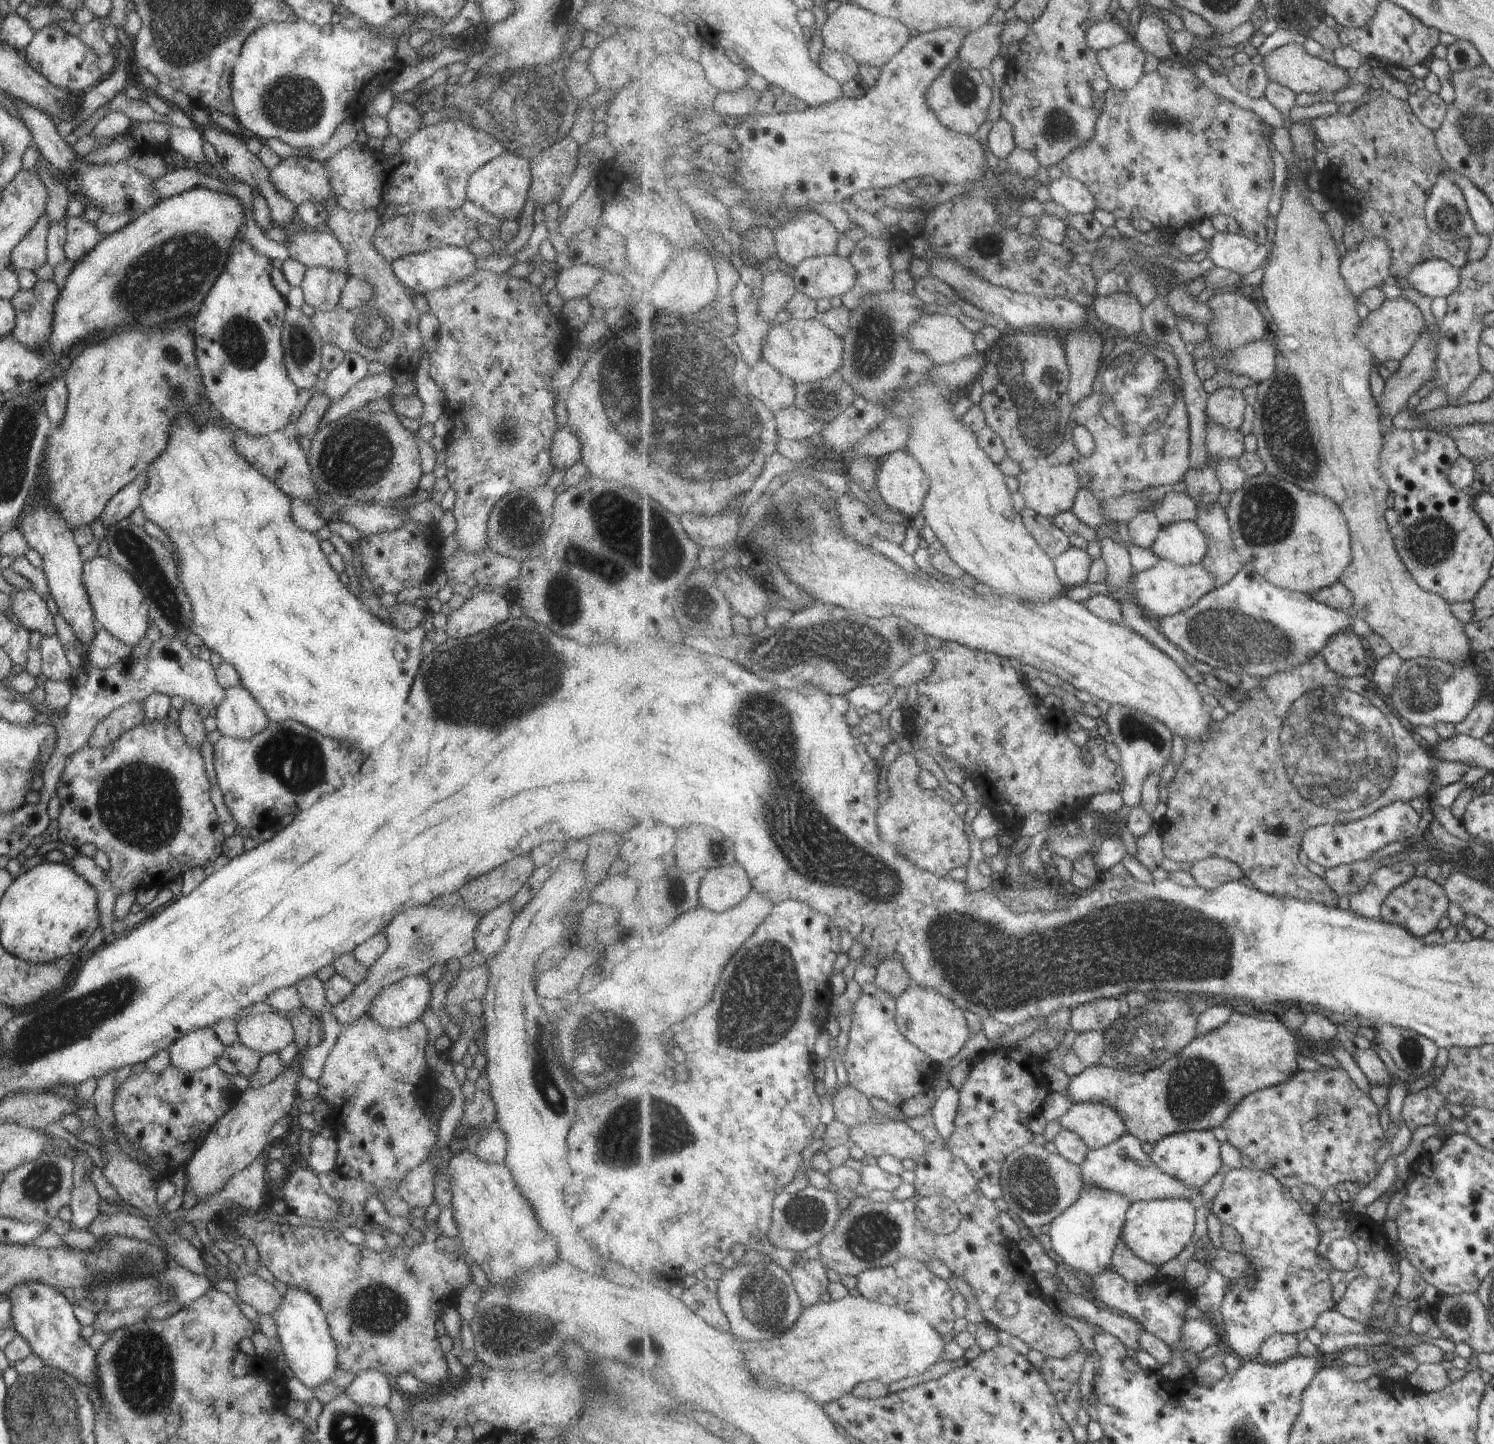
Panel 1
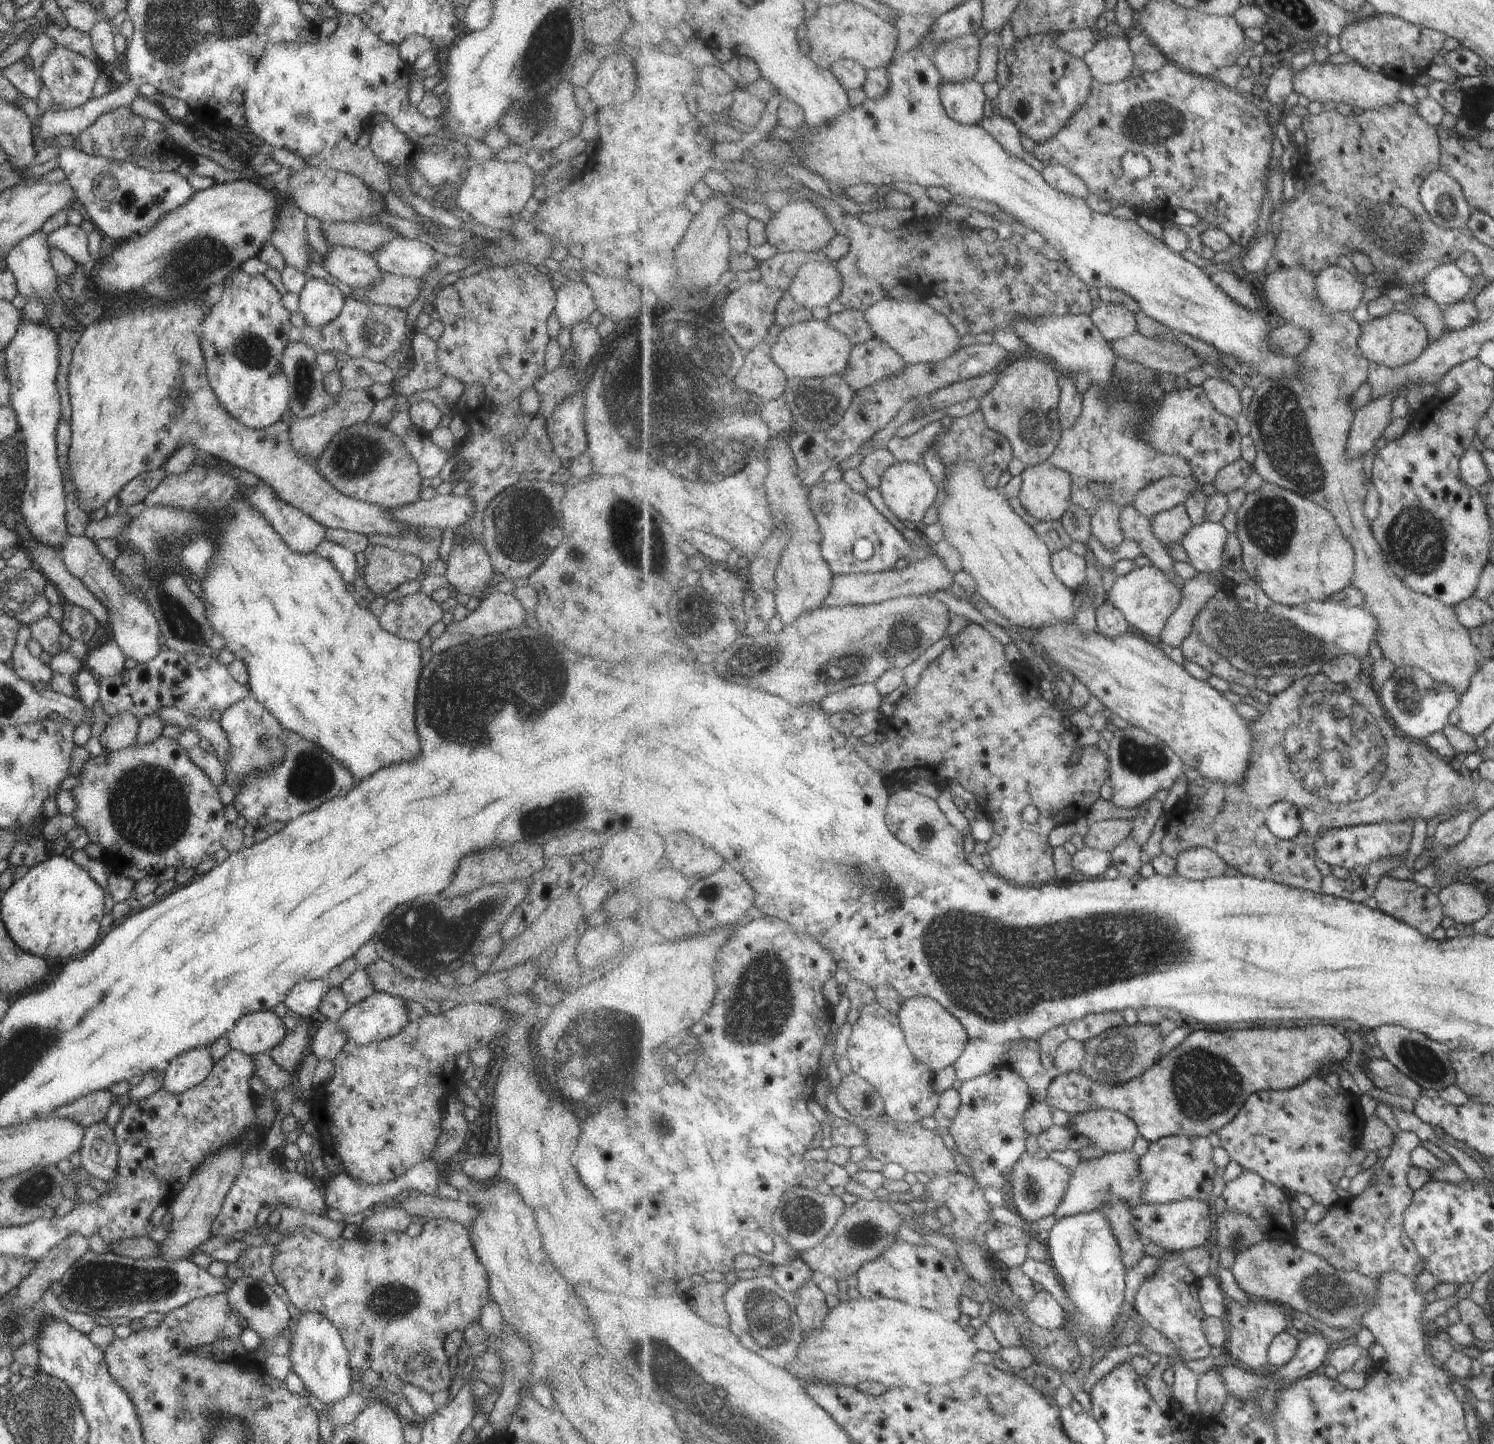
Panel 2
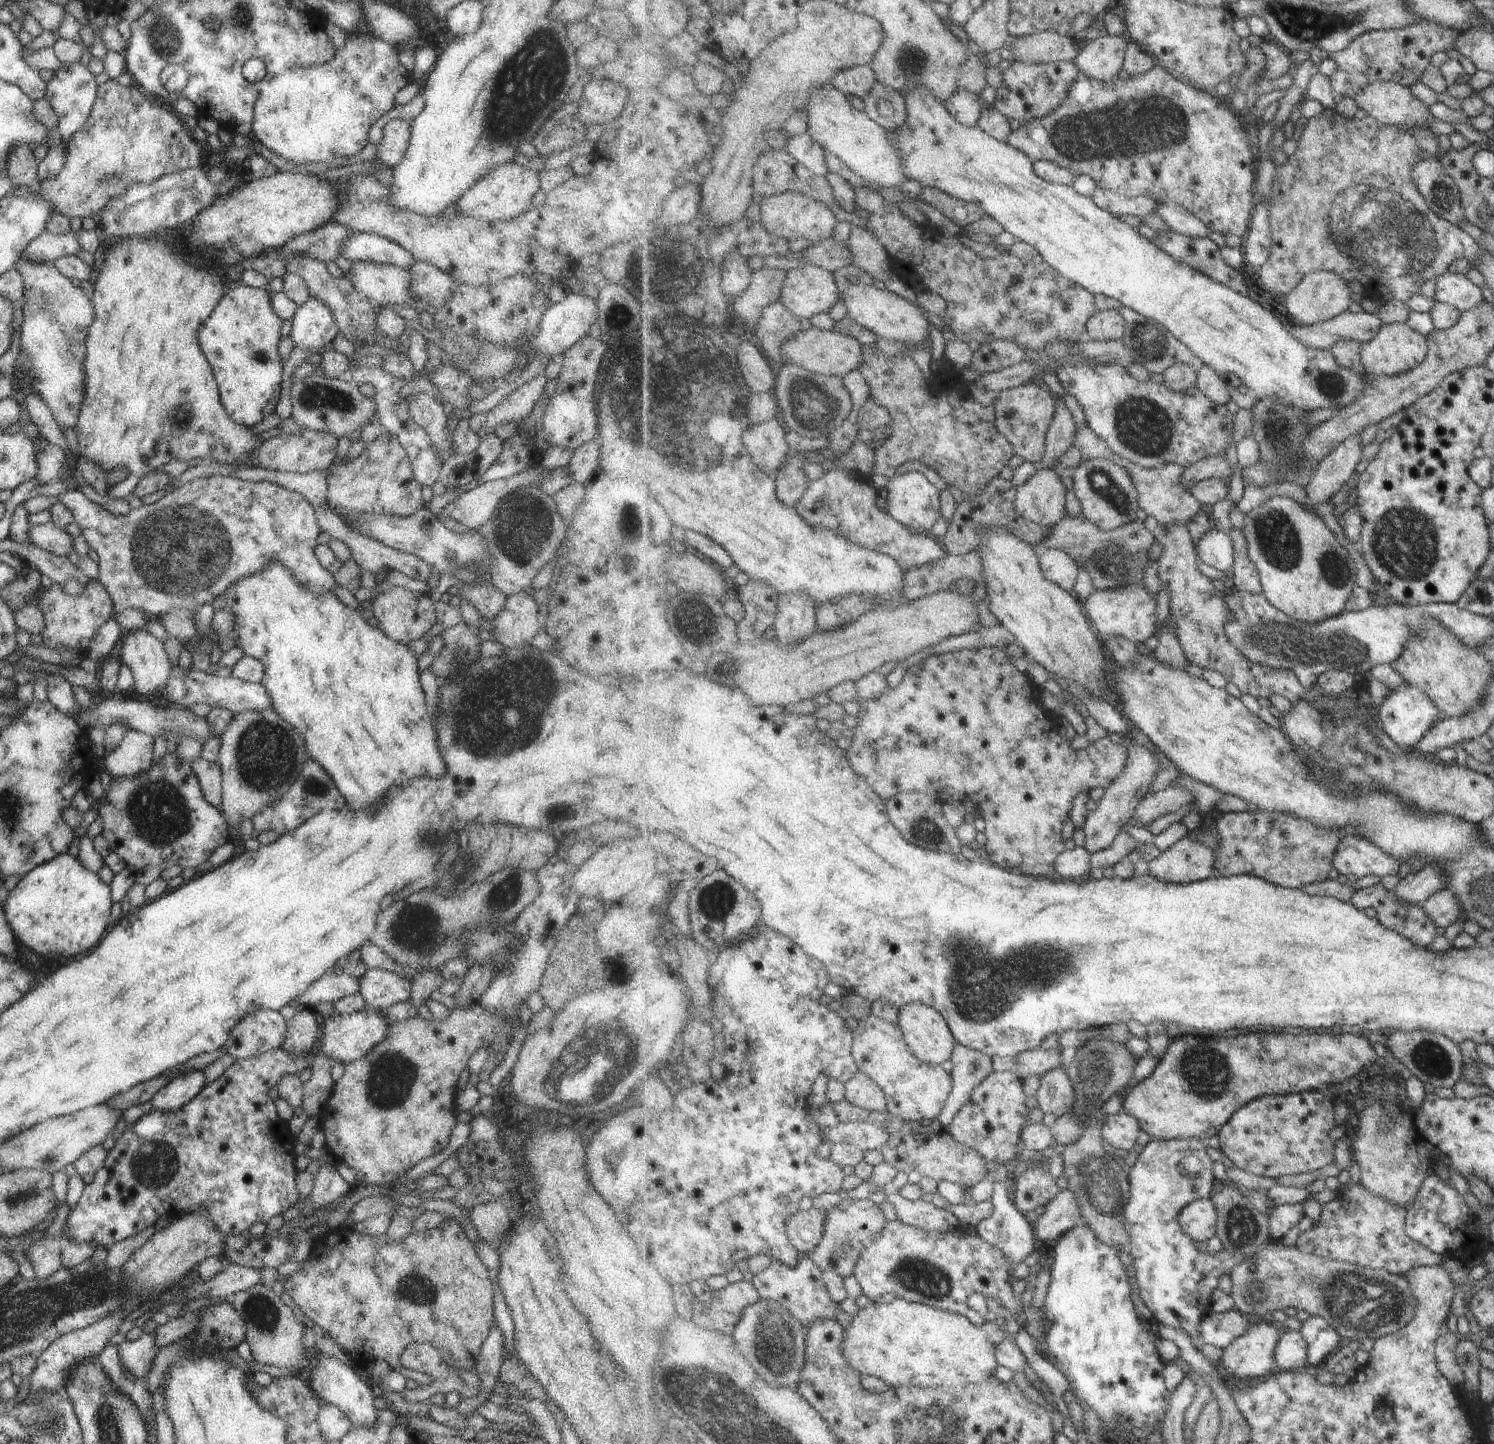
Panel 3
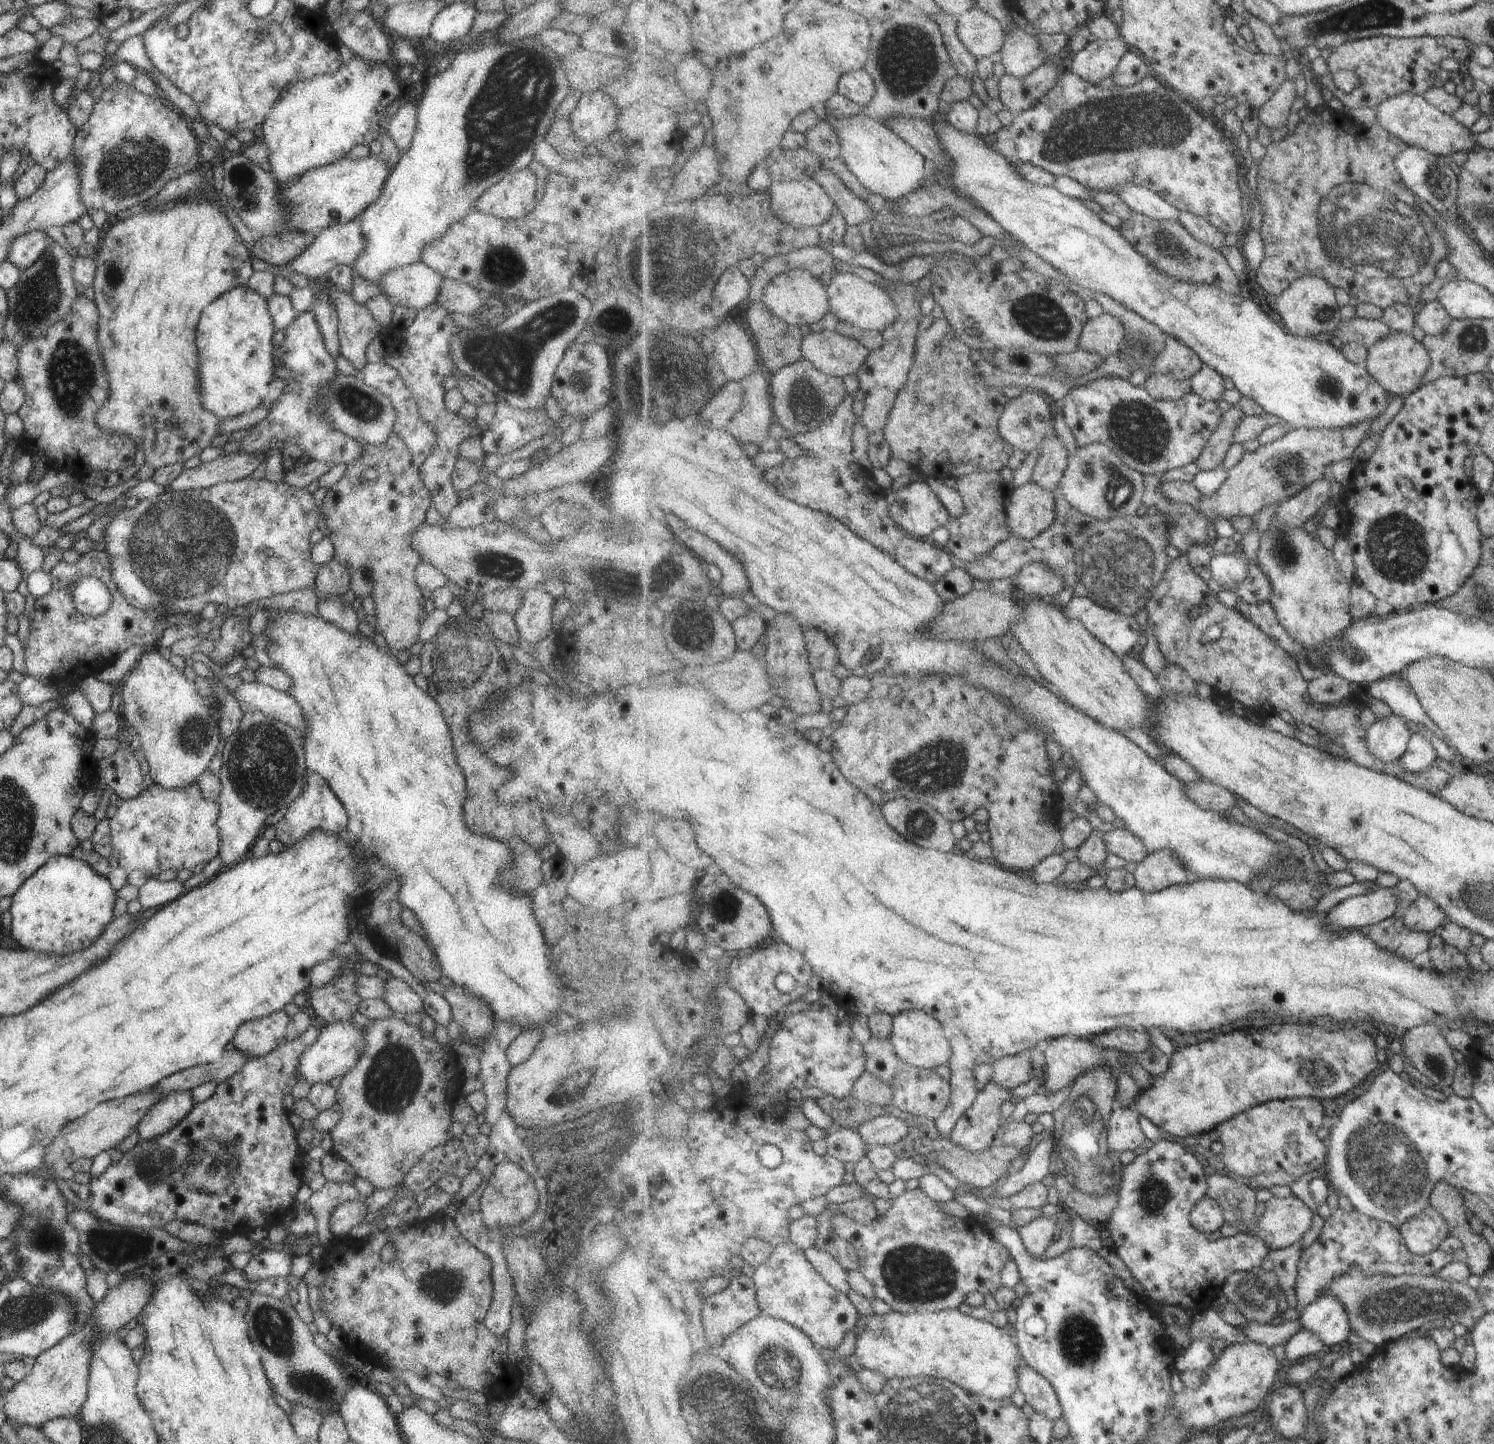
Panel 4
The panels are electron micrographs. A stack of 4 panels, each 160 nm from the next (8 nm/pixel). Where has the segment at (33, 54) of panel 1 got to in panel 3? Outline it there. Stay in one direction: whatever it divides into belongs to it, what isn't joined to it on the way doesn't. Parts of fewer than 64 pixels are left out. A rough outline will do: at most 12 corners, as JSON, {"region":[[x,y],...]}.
{"region":[[81,61],[46,83],[64,142],[80,130],[99,87]]}

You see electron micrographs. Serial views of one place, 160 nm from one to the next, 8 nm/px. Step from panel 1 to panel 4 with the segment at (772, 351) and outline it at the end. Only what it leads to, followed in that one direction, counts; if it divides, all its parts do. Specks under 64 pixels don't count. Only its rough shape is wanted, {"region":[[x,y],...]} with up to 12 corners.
{"region":[[826,329],[803,352],[822,372],[858,375],[872,350]]}

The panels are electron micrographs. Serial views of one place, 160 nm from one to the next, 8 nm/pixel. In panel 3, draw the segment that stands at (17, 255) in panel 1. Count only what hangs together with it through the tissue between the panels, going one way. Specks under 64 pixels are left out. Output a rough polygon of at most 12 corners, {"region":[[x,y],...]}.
{"region":[[18,259],[16,367],[62,432],[84,400],[93,302],[52,263]]}

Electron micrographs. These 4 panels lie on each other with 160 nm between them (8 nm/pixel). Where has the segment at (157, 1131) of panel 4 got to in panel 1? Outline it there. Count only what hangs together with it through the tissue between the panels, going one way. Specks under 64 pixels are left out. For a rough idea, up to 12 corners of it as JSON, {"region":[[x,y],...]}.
{"region":[[212,1027],[192,1030],[169,1048],[182,1072],[206,1069],[225,1056]]}

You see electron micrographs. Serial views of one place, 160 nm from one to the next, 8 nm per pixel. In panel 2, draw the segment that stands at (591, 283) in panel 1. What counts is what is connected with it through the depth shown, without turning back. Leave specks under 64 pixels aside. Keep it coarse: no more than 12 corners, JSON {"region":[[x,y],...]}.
{"region":[[566,281],[556,292],[560,326],[570,329],[597,308],[585,281]]}

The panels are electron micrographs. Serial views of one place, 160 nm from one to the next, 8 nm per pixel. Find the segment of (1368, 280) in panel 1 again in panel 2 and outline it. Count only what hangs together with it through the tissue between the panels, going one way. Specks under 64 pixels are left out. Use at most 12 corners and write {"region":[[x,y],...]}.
{"region":[[1332,265],[1317,276],[1321,301],[1351,313],[1366,298],[1358,270]]}

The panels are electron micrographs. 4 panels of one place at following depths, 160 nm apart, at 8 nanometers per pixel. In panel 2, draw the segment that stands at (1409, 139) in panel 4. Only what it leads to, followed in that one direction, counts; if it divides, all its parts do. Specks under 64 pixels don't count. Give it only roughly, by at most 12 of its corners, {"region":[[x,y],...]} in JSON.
{"region":[[1358,63],[1294,70],[1303,101],[1364,111],[1398,103],[1403,81]]}

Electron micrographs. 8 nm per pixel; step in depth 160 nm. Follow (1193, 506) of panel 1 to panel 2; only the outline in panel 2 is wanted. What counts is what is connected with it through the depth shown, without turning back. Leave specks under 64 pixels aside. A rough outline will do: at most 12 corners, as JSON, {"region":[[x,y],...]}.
{"region":[[1187,504],[1155,515],[1156,534],[1166,545],[1183,544],[1196,524]]}

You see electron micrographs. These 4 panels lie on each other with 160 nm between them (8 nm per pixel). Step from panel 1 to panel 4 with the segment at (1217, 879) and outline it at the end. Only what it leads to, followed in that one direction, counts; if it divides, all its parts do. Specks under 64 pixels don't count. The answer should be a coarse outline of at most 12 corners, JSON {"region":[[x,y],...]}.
{"region":[[1172,852],[1150,853],[1134,872],[1136,888],[1158,892],[1190,882]]}

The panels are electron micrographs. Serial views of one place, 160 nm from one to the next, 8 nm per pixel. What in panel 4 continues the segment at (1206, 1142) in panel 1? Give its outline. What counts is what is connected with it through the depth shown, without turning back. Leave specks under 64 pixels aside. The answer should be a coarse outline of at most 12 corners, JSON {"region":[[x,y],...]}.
{"region":[[1162,1137],[1107,1227],[1148,1297],[1196,1314],[1271,1251],[1192,1222],[1207,1163]]}

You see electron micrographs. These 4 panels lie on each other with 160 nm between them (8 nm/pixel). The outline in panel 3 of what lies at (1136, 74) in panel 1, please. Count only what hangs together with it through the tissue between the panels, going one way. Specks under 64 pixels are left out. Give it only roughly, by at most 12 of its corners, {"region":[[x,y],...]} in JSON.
{"region":[[1104,33],[1083,44],[1082,73],[1112,83],[1125,69],[1129,38]]}

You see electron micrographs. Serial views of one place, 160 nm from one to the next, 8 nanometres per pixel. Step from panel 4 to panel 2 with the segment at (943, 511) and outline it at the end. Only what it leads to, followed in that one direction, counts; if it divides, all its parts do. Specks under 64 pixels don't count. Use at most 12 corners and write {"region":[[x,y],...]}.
{"region":[[898,461],[880,489],[902,521],[922,520],[938,500],[924,463]]}

